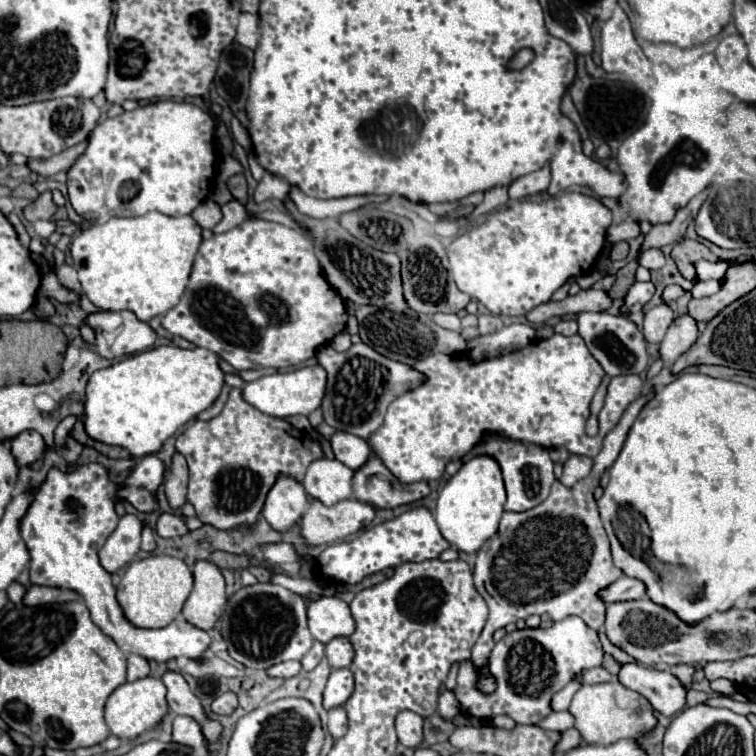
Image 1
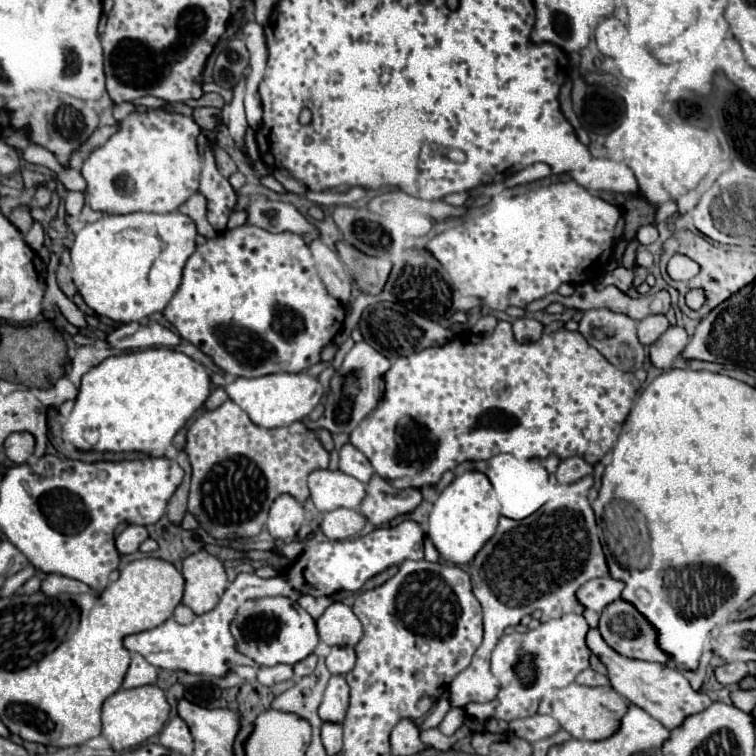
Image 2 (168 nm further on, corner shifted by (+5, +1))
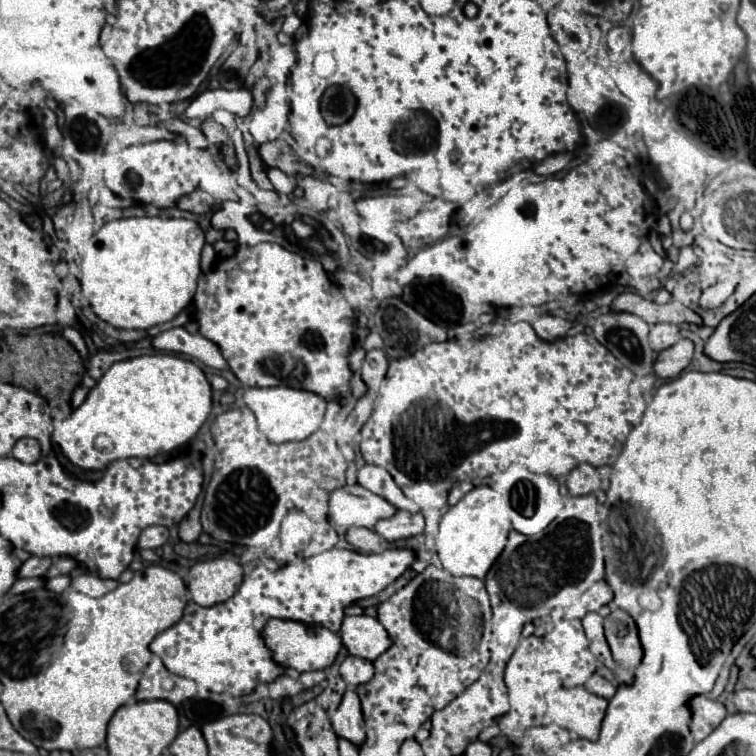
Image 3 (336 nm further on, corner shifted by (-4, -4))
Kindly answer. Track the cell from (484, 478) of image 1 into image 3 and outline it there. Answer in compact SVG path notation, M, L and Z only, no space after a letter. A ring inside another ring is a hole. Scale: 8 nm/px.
M489 486L473 488L441 518L435 550L443 570L453 576L471 576L483 580L497 556L503 552L509 530L515 528L521 528L521 514L513 510L511 502L493 492Z

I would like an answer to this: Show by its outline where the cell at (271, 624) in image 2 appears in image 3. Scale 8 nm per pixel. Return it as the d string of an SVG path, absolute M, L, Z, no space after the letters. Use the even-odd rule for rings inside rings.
M271 620L263 630L263 638L267 642L267 648L273 652L275 662L283 668L295 668L297 672L325 670L335 662L341 650L339 634L321 626L305 626L293 620Z

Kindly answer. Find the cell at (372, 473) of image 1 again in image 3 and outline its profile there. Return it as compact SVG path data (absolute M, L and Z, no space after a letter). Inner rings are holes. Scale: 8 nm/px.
M399 510L395 516L387 520L379 520L375 526L375 532L383 536L387 542L397 542L397 540L405 540L411 536L423 534L423 528L425 528L425 522L421 514Z

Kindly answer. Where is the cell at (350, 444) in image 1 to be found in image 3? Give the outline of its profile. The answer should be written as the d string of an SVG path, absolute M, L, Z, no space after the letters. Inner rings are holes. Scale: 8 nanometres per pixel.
M367 464L357 472L357 480L363 488L371 490L377 496L383 496L387 502L397 506L399 510L409 510L415 512L415 504L401 492L401 488L393 482L391 474L385 468Z

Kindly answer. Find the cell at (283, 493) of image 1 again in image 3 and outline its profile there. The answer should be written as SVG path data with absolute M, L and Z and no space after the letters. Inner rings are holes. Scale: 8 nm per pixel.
M329 506L329 522L327 524L315 524L313 520L309 520L305 514L301 512L289 512L283 520L281 520L281 526L277 530L277 536L273 540L277 541L277 546L280 546L281 551L288 548L288 552L299 552L296 555L296 561L292 563L299 564L311 556L317 556L321 552L327 552L327 550L333 550L333 548L345 548L345 550L355 550L355 552L360 552L356 550L352 545L350 545L346 540L346 534L349 531L349 528L343 528L335 522L335 518L331 516L331 506Z

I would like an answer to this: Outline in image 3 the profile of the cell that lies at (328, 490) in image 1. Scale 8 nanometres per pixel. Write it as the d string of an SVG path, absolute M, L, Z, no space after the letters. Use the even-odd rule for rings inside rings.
M355 484L355 486L343 486L335 492L331 492L331 516L335 522L343 528L373 528L379 520L391 518L397 508L383 500L381 496L369 492L367 488Z

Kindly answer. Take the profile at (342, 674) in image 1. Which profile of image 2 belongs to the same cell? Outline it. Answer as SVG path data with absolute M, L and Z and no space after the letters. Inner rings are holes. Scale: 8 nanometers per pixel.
M332 675L320 705L320 719L330 723L342 723L346 707L348 707L348 683L344 675Z

